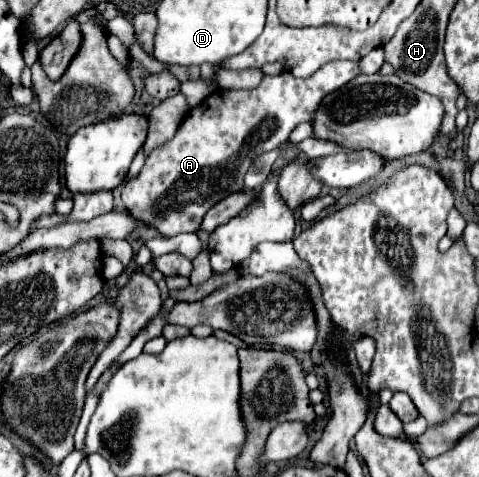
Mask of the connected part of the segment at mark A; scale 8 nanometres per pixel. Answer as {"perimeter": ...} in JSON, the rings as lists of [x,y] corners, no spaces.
{"perimeter":[[[332,61],[320,67],[320,71],[312,73],[308,79],[298,79],[290,71],[284,71],[276,77],[264,75],[256,89],[214,91],[184,117],[172,141],[150,153],[138,177],[124,183],[122,201],[126,205],[126,211],[132,215],[132,219],[154,227],[164,237],[196,233],[202,223],[202,217],[210,207],[214,207],[230,193],[244,189],[242,177],[258,155],[280,147],[280,143],[286,143],[298,123],[312,121],[312,111],[320,107],[320,99],[324,99],[324,95],[336,91],[336,87],[344,87],[344,83],[348,83],[348,79],[354,79],[358,73],[360,61]]]}

